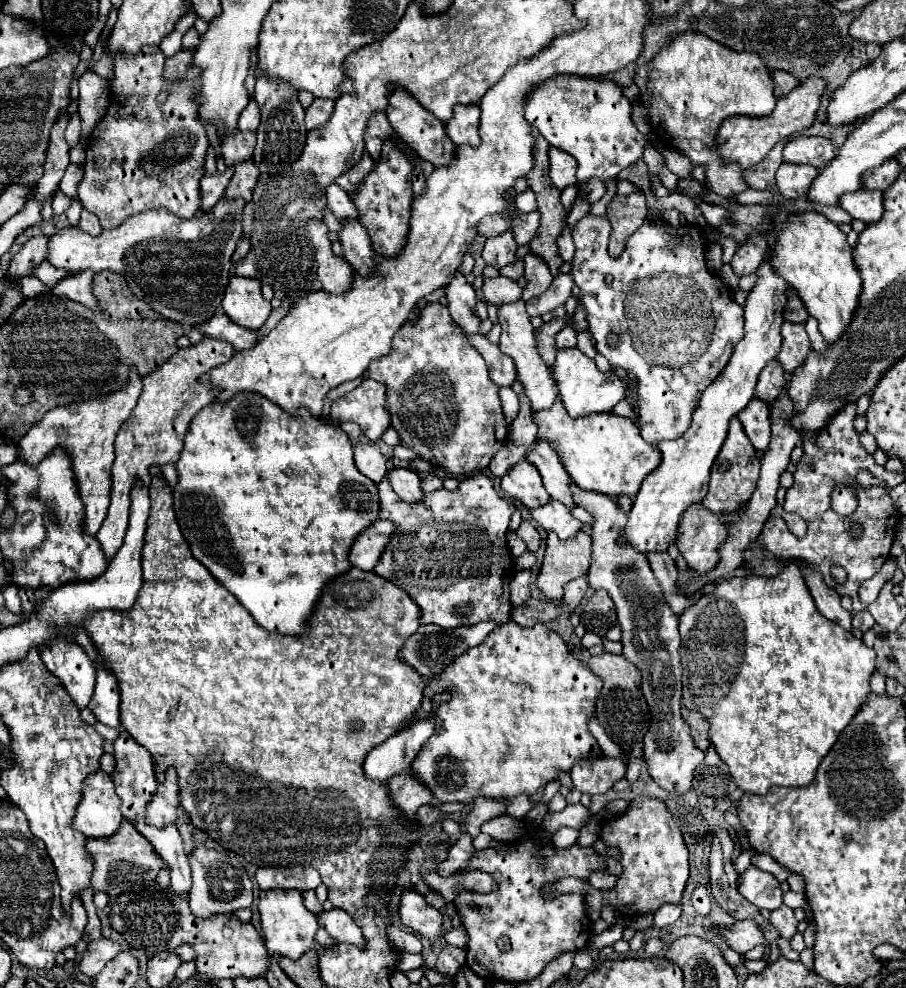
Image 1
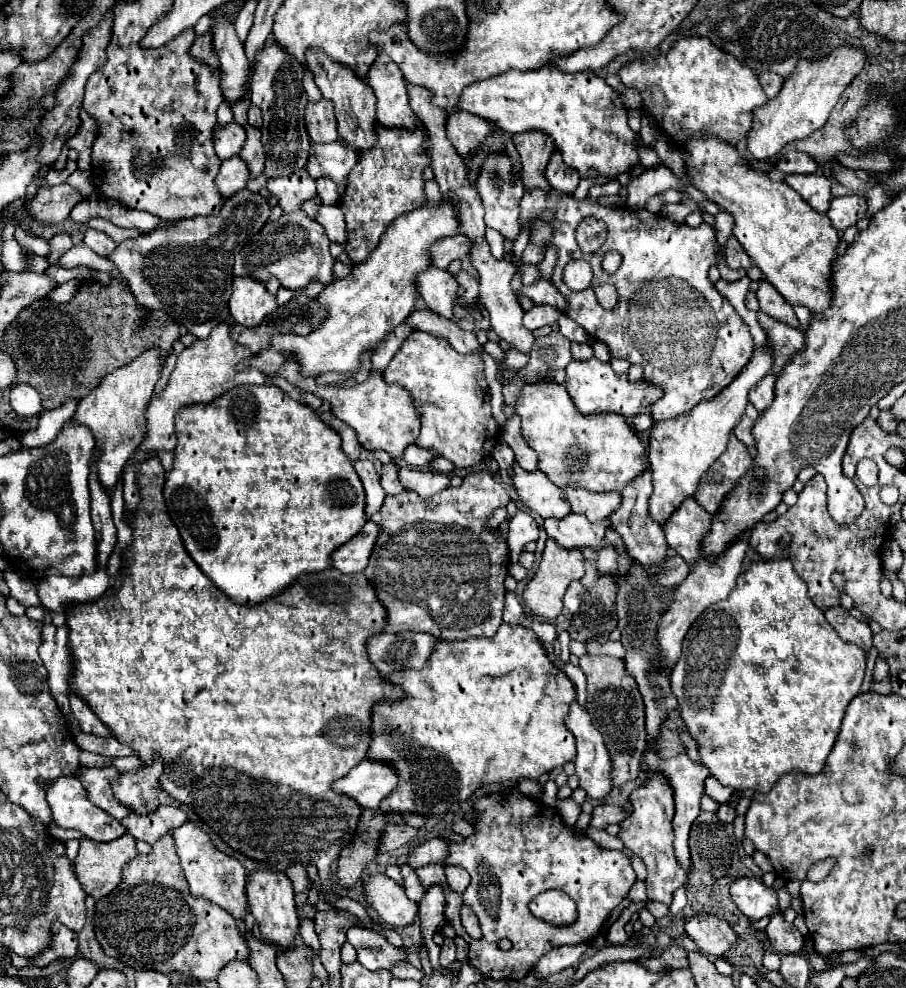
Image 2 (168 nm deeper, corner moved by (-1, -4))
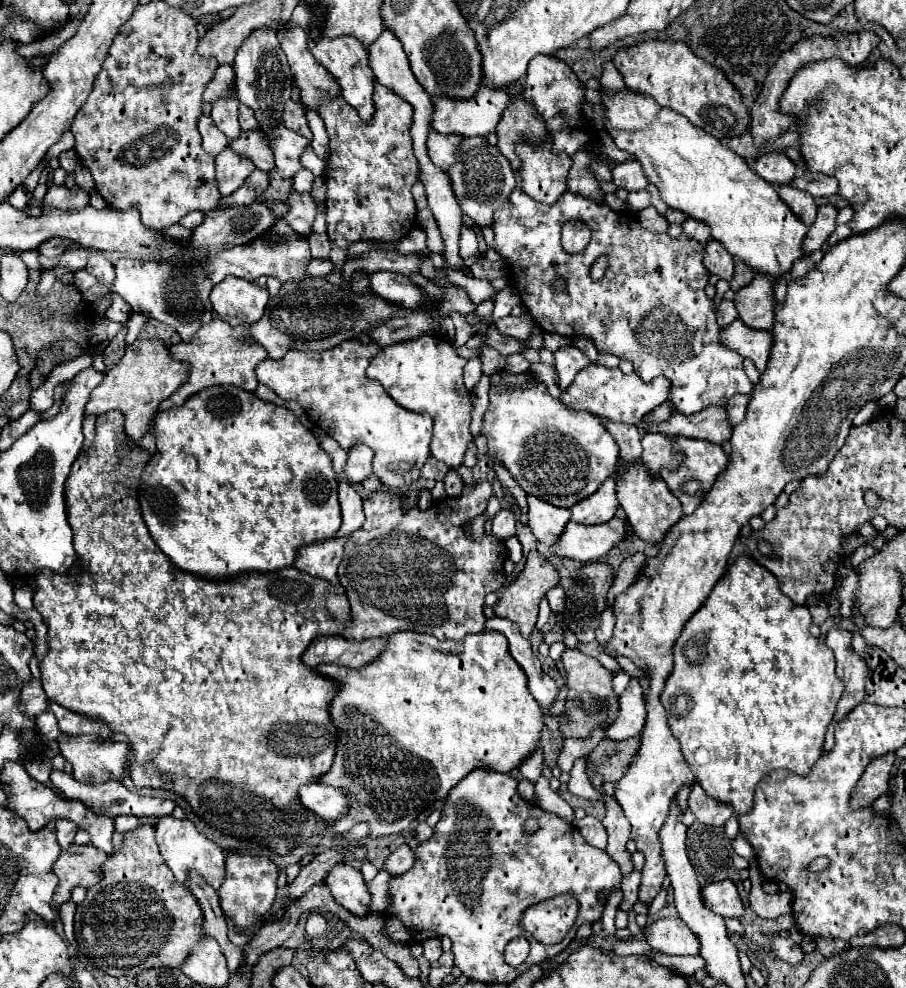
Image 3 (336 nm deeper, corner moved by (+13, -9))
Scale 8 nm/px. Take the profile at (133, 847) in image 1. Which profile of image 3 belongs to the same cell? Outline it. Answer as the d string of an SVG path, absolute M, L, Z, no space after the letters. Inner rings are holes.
M71 844L67 850L61 850L57 862L53 864L53 872L59 878L59 886L55 890L53 904L63 904L75 886L95 886L97 880L101 882L101 864L109 858L107 852L97 850L91 844L79 846ZM69 868L69 872L67 872ZM69 878L69 886L67 886Z

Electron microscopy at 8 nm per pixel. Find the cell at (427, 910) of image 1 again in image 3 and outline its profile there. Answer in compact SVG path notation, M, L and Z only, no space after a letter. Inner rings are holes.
M339 864L335 866L323 880L333 892L335 900L347 908L355 916L367 916L371 906L371 892L361 876L361 872L353 866Z

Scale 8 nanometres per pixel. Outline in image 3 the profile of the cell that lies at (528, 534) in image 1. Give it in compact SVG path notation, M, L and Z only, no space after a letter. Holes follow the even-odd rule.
M503 508L495 518L493 518L493 528L491 528L491 532L493 532L493 536L495 538L499 538L501 542L505 542L507 538L511 538L511 536L515 536L515 514L511 512L511 510L507 510L507 508Z

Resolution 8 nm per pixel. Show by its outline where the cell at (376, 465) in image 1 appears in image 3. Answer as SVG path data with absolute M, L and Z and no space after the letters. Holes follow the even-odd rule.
M343 480L339 484L339 504L341 504L341 514L343 514L343 524L337 532L337 538L341 536L349 536L355 530L359 530L365 522L365 514L363 514L363 498L361 494L353 488L351 482Z

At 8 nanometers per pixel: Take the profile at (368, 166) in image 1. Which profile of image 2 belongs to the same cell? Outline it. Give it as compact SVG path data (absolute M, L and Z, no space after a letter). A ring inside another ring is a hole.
M339 141L335 143L325 143L325 145L311 145L311 155L307 159L307 173L317 179L321 175L329 175L337 185L347 185L347 175L357 163L359 153L341 145Z

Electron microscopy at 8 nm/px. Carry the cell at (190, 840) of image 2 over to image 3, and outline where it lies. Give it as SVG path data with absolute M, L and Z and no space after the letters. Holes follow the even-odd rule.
M163 816L161 822L155 826L155 834L157 834L159 852L179 884L185 884L189 880L189 874L197 872L209 886L219 890L219 886L223 884L223 878L225 878L225 854L215 842L211 842L209 838L199 834L197 828L193 826L193 822Z

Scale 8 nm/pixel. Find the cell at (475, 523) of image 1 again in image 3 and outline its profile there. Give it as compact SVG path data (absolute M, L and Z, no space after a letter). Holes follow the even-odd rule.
M475 482L475 486L469 486L465 484L463 486L463 494L457 496L457 498L449 498L449 500L443 500L435 506L431 506L429 510L419 510L419 506L413 506L413 508L405 508L401 506L401 498L399 498L399 490L385 490L385 492L371 492L365 502L363 502L363 508L365 508L365 524L353 532L345 544L345 556L339 564L339 582L341 586L345 586L347 590L347 598L349 598L349 604L351 604L351 614L353 614L353 626L349 626L349 630L345 630L345 638L355 638L355 640L367 640L367 638L373 638L373 636L391 636L391 634L397 634L397 632L403 632L403 630L411 630L411 632L427 632L439 640L457 640L461 642L467 634L483 634L485 632L485 614L483 614L483 598L489 594L489 592L497 592L503 584L505 584L505 574L503 574L503 562L507 558L507 550L505 550L505 544L501 540L495 540L493 536L485 536L481 542L473 542L473 540L467 540L463 536L463 530L461 530L461 524L473 516L473 512L485 512L485 506L491 498L493 490L491 490L491 484L489 482Z

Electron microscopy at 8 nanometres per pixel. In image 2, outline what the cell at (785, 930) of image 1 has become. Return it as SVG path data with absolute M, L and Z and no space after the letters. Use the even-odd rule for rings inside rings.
M783 913L771 915L771 921L767 925L767 937L777 953L799 953L805 945L805 937L797 931L793 923L787 923L783 919Z

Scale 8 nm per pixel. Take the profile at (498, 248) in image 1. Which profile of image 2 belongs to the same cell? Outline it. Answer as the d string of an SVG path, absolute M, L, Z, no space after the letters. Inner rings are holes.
M487 229L485 237L487 237L489 245L491 245L493 257L495 259L503 259L503 235L499 231L495 231L495 229Z

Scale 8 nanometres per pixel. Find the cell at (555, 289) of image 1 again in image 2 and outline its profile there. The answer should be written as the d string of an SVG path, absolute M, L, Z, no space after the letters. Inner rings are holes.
M535 305L531 311L525 313L523 317L523 325L531 331L539 329L539 327L545 327L545 325L553 325L557 323L561 311L551 307L551 305Z

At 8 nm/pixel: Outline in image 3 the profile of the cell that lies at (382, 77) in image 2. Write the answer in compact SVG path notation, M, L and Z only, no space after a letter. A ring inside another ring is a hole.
M341 36L341 38L321 38L321 42L309 42L309 50L317 58L317 62L321 62L337 78L337 84L341 86L341 96L345 98L345 102L349 102L359 112L359 116L365 122L369 122L369 118L373 118L375 114L375 102L373 102L375 74L369 66L367 48L363 48L357 42L357 38Z

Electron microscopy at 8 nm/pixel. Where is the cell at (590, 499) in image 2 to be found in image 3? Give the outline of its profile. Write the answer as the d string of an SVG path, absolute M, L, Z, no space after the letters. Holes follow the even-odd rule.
M607 478L605 486L597 490L597 494L591 494L589 498L573 504L569 508L571 522L577 524L603 524L609 522L615 516L617 508L617 496L615 496L615 480Z

